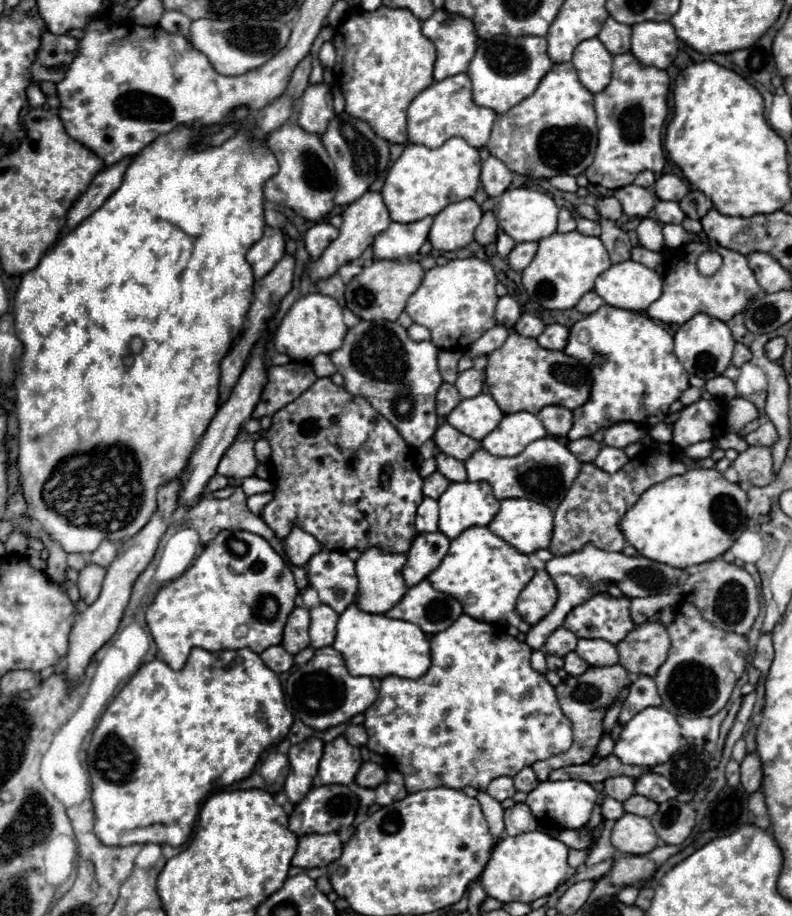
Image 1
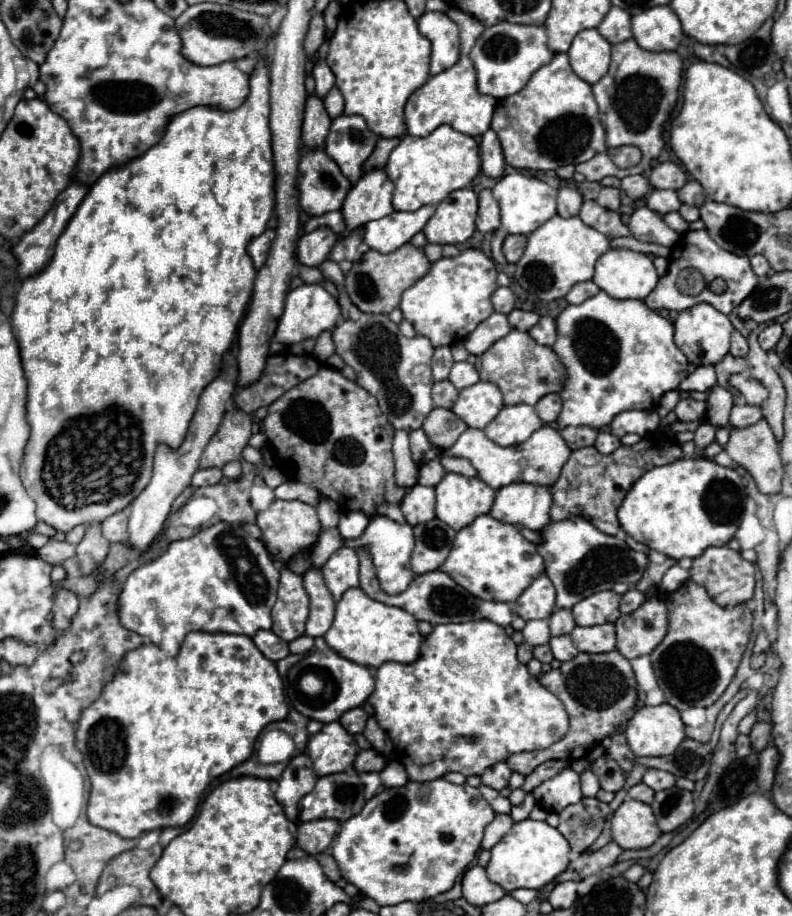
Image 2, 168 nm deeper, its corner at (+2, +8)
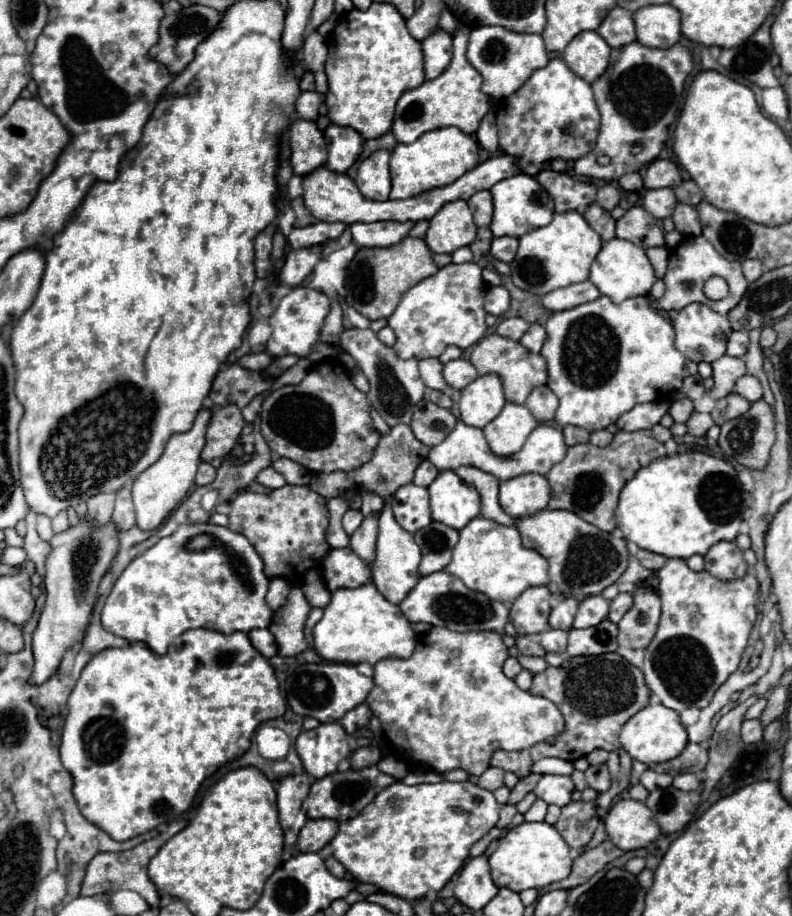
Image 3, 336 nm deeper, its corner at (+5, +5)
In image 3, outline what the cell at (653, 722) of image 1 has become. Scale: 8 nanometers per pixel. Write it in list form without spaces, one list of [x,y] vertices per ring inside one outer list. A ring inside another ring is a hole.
[[[651,704],[643,710],[639,710],[621,730],[621,746],[627,750],[627,754],[633,760],[639,760],[647,766],[651,764],[659,764],[659,762],[667,762],[673,760],[675,756],[679,756],[683,752],[683,748],[687,746],[689,738],[687,732],[681,724],[681,718],[675,710],[671,708],[663,708],[663,704]]]

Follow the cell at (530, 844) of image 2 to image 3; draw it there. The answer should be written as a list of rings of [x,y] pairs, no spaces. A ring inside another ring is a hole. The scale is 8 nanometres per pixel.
[[[523,822],[511,828],[505,838],[499,840],[497,850],[489,858],[491,876],[499,888],[511,888],[515,892],[527,888],[543,888],[569,876],[573,858],[569,858],[569,846],[559,832],[547,822]]]

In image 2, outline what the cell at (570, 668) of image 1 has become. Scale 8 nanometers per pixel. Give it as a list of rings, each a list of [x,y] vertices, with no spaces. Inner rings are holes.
[[[562,635],[562,637],[552,637],[550,639],[550,647],[552,647],[552,653],[558,661],[570,661],[578,655],[578,649],[574,647],[572,639]]]

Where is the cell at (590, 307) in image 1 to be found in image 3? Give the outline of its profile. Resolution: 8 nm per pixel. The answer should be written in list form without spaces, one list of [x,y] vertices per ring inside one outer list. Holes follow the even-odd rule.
[[[583,280],[583,282],[569,284],[565,288],[557,288],[549,294],[545,294],[541,298],[541,304],[549,312],[561,312],[561,310],[575,308],[579,304],[585,304],[585,302],[597,300],[599,296],[601,296],[601,292],[595,288],[595,284],[591,280]]]

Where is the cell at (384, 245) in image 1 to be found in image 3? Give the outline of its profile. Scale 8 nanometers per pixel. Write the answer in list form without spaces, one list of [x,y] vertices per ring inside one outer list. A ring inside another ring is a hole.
[[[375,222],[375,224],[351,224],[351,238],[353,242],[363,248],[389,248],[389,246],[397,246],[407,234],[409,230],[415,226],[415,222],[407,224],[383,224],[383,222]]]

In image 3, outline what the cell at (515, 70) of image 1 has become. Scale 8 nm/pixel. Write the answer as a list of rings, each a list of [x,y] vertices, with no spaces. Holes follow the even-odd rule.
[[[479,26],[469,32],[467,60],[483,74],[481,92],[491,98],[507,98],[519,90],[535,70],[547,66],[549,56],[545,56],[547,50],[541,34],[517,34],[499,26]]]

